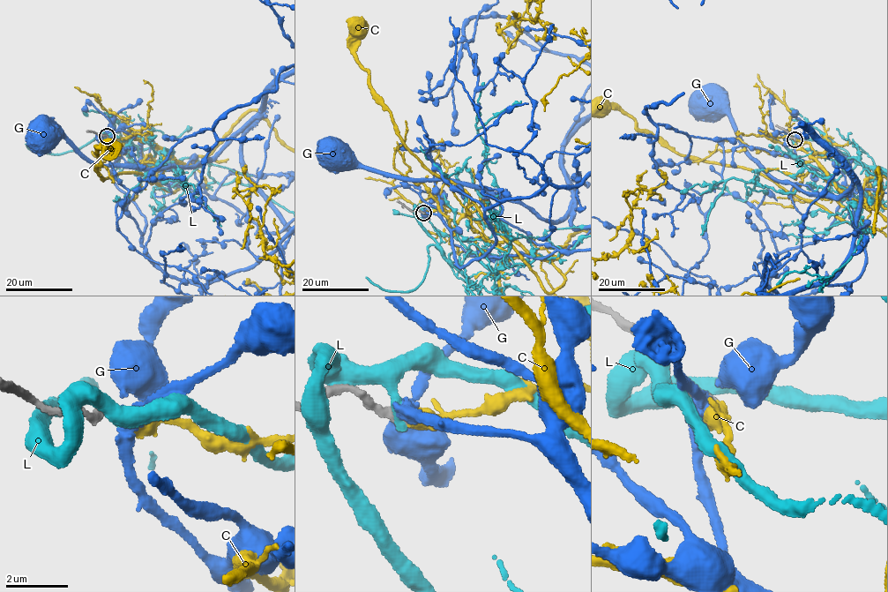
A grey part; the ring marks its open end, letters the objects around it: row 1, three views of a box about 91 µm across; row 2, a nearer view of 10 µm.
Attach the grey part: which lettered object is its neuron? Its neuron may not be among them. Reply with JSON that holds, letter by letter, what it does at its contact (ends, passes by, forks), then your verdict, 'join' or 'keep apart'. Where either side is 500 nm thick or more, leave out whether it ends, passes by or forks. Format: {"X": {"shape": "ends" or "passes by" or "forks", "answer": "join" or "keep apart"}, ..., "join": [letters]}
{"C": {"answer": "join"}, "G": {"shape": "forks", "answer": "keep apart"}, "L": {"shape": "ends", "answer": "keep apart"}, "join": ["C"]}

